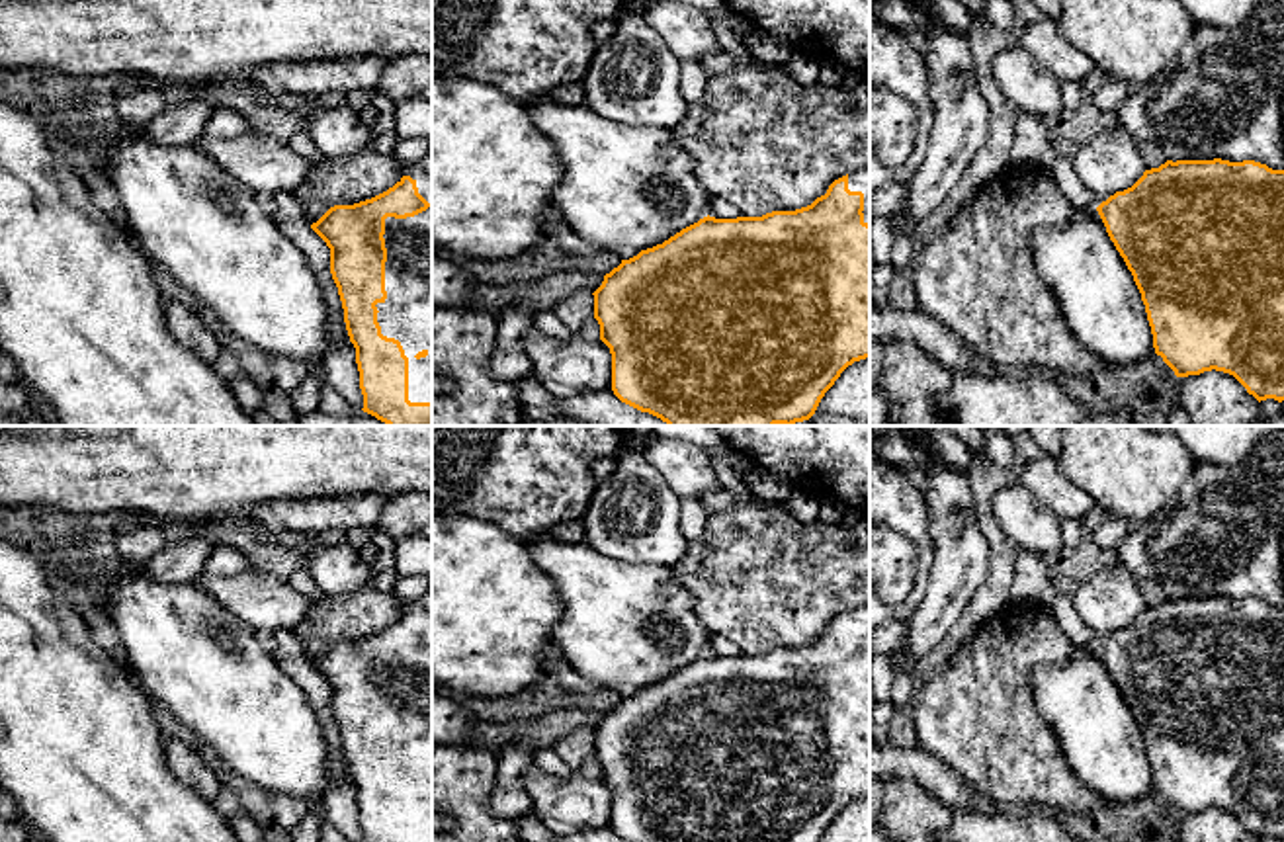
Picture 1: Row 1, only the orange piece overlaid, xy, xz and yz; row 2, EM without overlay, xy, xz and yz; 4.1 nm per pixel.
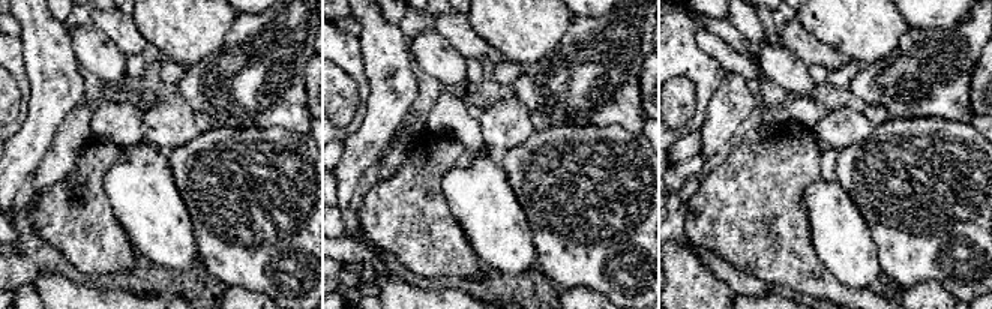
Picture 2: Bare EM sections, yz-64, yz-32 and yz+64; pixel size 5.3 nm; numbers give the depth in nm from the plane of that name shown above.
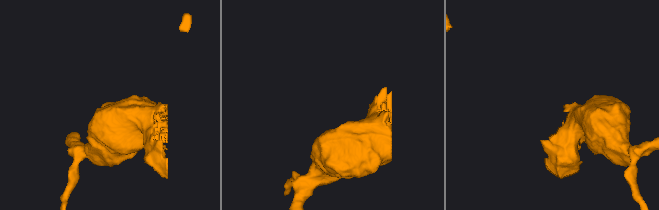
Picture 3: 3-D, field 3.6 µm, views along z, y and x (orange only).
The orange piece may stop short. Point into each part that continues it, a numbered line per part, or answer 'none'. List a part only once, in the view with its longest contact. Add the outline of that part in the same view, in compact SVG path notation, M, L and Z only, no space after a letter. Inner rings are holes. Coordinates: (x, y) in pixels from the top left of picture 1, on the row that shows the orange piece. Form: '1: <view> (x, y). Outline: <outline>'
1: xy (405, 315). Outline: M432 148L424 158L405 166L405 176L416 182L430 207L414 217L385 219L387 299L375 307L381 334L399 340L408 358L408 400L432 402Z

